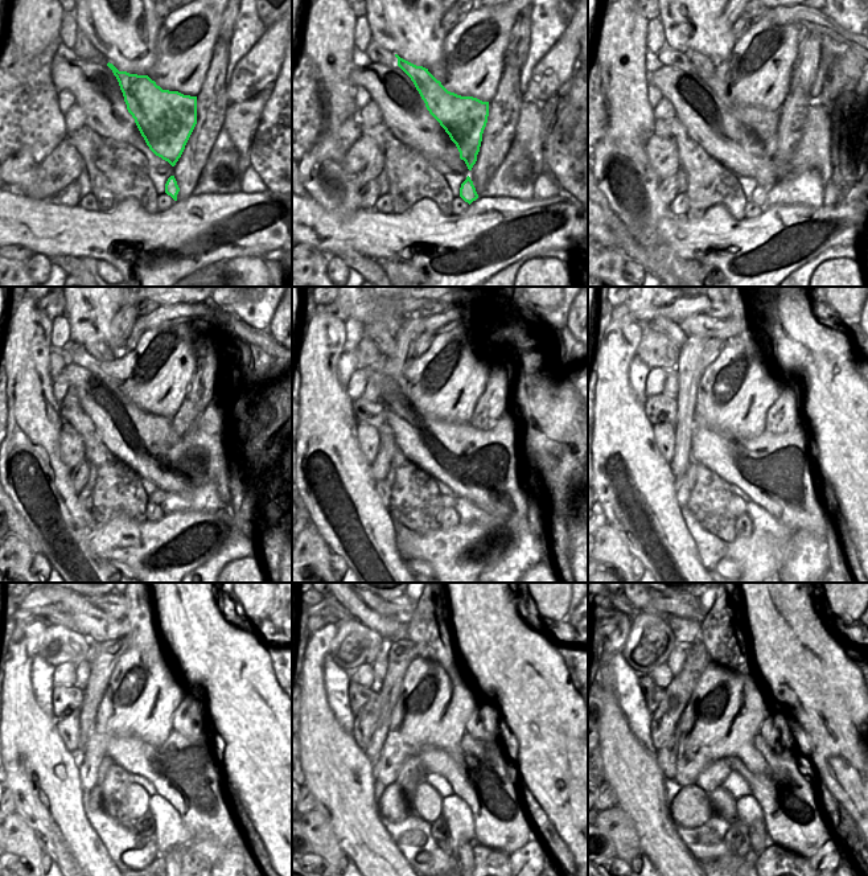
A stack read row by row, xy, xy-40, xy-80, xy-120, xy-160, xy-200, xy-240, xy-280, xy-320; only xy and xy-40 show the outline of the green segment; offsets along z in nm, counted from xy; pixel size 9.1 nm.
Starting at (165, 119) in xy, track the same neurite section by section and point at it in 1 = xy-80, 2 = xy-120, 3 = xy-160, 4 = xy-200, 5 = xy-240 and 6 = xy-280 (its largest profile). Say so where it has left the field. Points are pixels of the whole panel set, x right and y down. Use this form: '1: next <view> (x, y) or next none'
1: next xy-80 (762, 123)
2: next xy-120 (99, 350)
3: next xy-160 (378, 332)
4: next xy-200 (670, 329)
5: next xy-240 (65, 620)
6: next xy-280 (332, 615)

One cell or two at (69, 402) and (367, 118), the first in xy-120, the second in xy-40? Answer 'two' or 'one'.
one

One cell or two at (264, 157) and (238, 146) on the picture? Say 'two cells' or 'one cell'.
two cells

